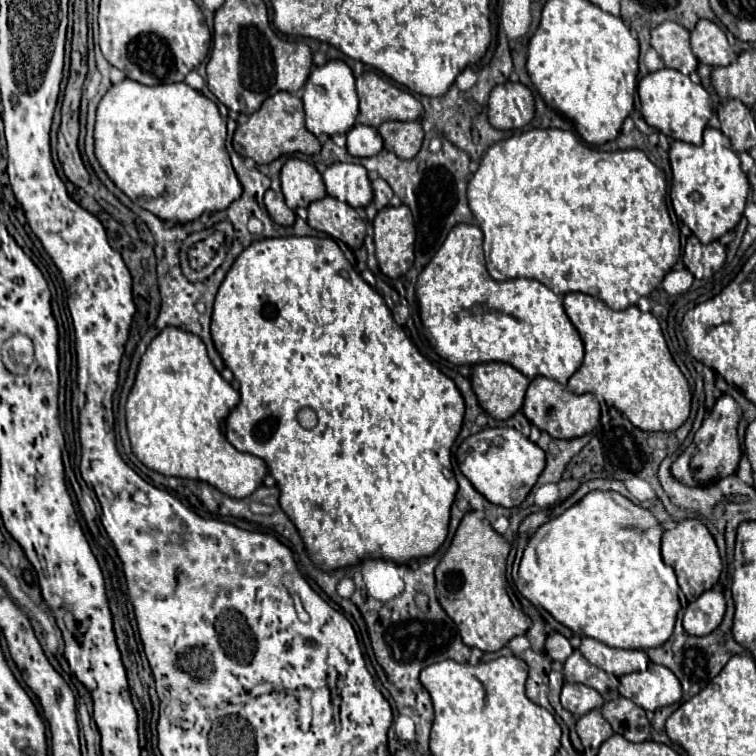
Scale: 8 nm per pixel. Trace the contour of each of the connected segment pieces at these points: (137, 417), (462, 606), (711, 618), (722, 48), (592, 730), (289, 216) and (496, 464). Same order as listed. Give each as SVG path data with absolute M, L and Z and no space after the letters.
M164 328L148 344L138 364L134 386L126 400L126 424L132 442L132 452L142 464L164 476L202 480L212 484L226 496L246 498L262 484L262 478L266 474L266 464L258 456L238 452L224 436L224 420L238 402L240 394L232 388L230 382L226 382L220 376L214 364L210 364L202 340L198 340L198 336L182 328Z
M470 510L456 536L436 566L438 600L444 612L456 622L466 646L476 646L482 652L496 652L504 648L514 636L526 634L532 620L512 606L506 590L506 561L510 544L492 530L484 512Z
M708 590L698 600L690 602L684 612L684 630L690 636L706 636L716 630L724 618L726 600L720 592Z
M700 20L696 24L690 32L690 44L694 56L708 66L728 66L736 58L724 30L710 20Z
M592 710L592 712L584 714L584 716L578 720L578 724L576 724L576 732L578 732L582 744L584 744L586 748L594 748L594 750L596 750L604 740L608 740L608 738L614 734L612 726L602 718L600 710Z
M268 190L266 196L264 196L264 206L266 206L270 218L272 218L276 224L282 224L282 226L292 226L292 224L294 224L296 214L294 214L294 210L290 210L290 208L286 206L282 194L276 194L274 190Z
M488 428L478 434L468 436L456 450L456 460L462 474L474 484L474 488L498 506L520 506L538 476L546 466L546 454L526 436L514 428Z

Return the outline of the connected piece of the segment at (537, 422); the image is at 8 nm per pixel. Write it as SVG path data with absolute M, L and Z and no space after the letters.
M536 376L530 382L526 398L524 398L522 412L534 426L548 432L552 438L578 438L578 436L584 436L584 434L592 432L594 426L600 420L600 404L592 394L580 394L580 396L572 394L560 382L544 378L544 376Z

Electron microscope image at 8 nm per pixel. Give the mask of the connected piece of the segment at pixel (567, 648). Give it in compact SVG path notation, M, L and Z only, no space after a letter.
M554 632L548 636L546 640L546 656L550 660L558 660L558 662L566 662L566 658L572 654L572 646L568 642L568 638L564 638L562 634Z

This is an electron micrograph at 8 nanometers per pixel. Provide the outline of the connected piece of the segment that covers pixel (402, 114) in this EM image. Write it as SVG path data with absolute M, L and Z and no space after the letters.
M364 72L356 78L359 98L358 122L378 128L382 122L412 122L422 116L422 104L404 88L384 80L376 72Z

